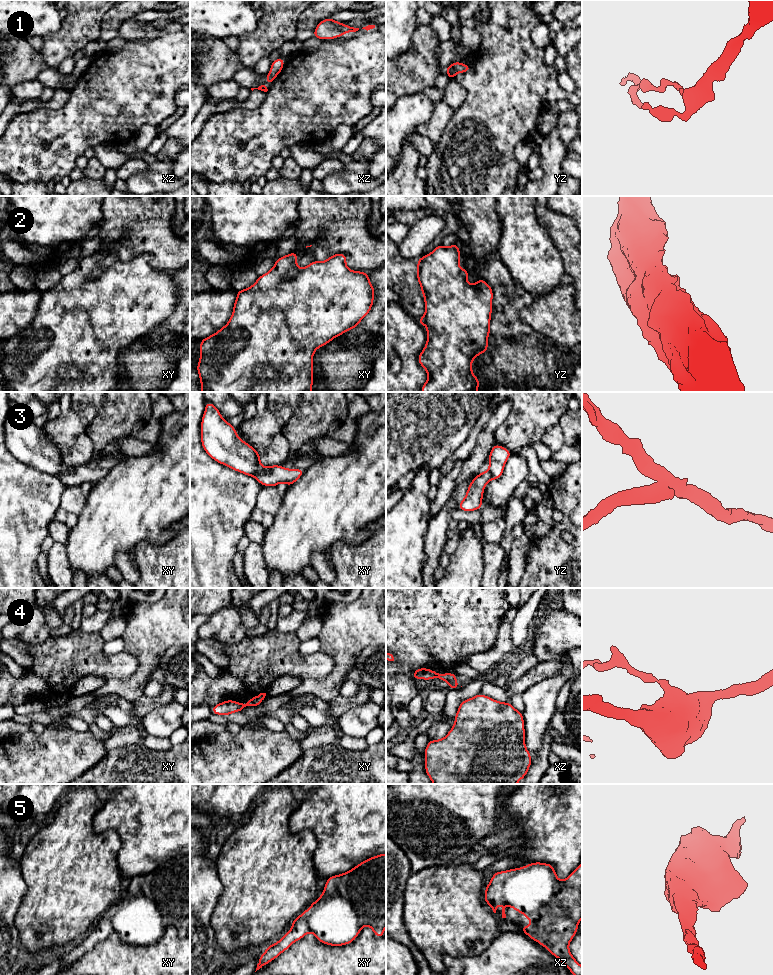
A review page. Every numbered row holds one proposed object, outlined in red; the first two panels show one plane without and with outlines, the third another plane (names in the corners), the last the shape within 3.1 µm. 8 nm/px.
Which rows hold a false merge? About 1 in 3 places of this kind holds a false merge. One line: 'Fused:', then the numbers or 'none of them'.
Fused: 2, 3, 4

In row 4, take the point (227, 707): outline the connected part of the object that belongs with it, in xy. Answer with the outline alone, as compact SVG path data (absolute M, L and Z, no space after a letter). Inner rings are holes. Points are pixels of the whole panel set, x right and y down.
M226 700L215 706L212 706L212 714L227 716L231 713L243 711L244 706L242 703L234 700Z

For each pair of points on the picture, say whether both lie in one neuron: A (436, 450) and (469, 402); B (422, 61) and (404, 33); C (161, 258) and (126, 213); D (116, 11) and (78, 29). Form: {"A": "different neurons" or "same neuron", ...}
{"A": "same neuron", "B": "different neurons", "C": "same neuron", "D": "different neurons"}

